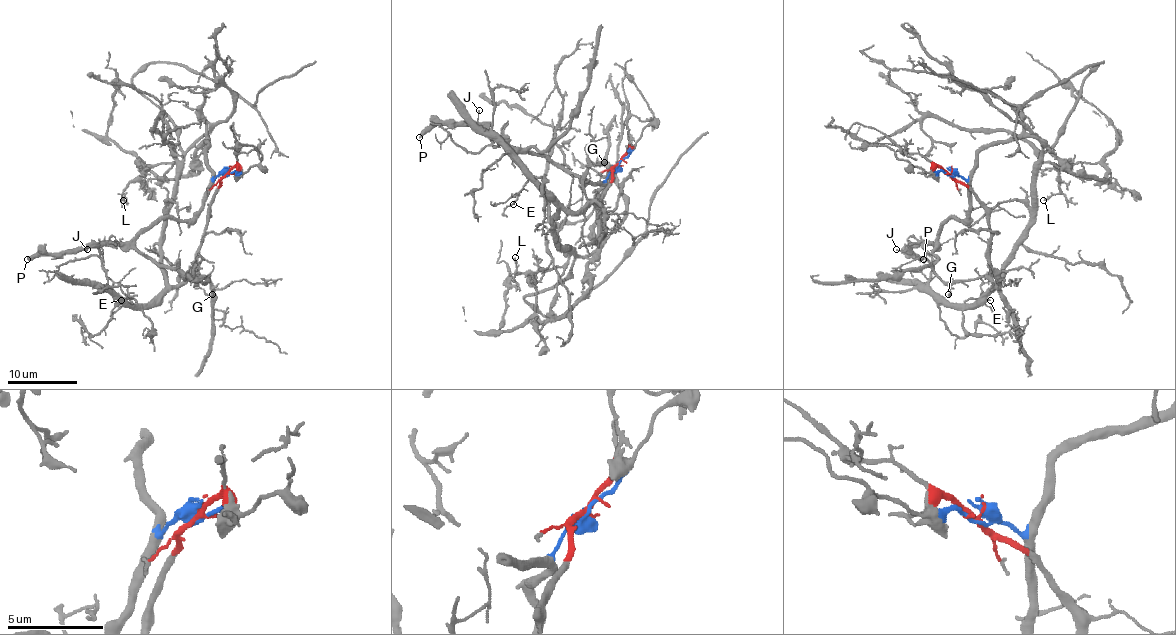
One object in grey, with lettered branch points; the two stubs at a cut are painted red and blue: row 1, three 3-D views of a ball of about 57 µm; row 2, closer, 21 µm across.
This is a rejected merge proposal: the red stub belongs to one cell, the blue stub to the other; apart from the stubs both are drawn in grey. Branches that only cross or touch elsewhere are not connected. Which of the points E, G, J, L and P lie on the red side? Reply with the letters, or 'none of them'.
E, G, L

